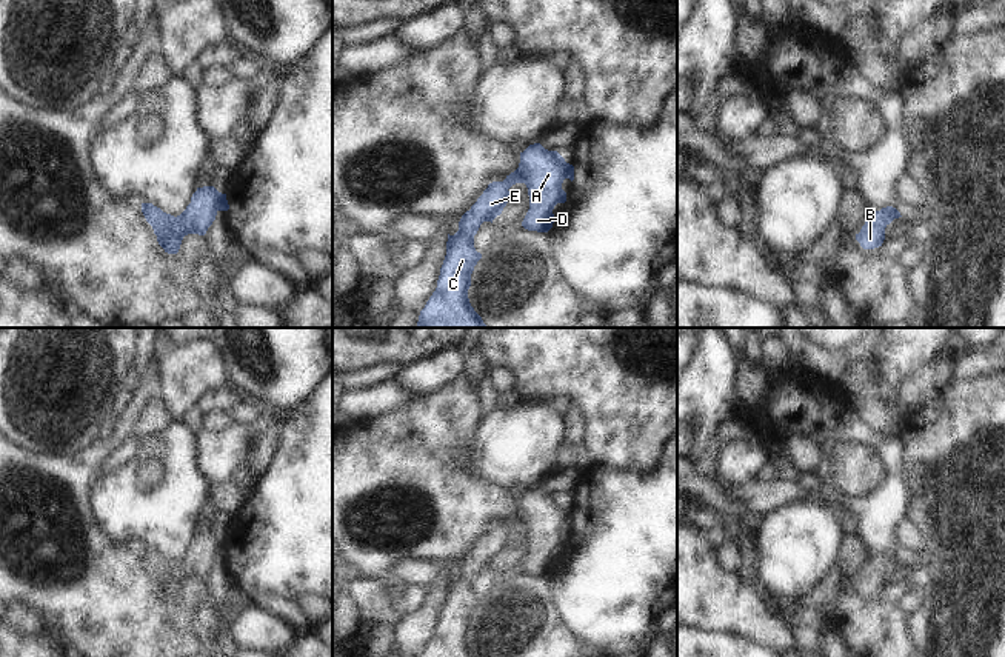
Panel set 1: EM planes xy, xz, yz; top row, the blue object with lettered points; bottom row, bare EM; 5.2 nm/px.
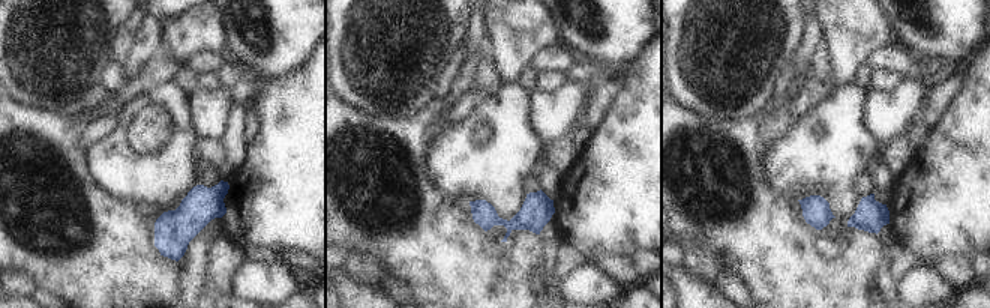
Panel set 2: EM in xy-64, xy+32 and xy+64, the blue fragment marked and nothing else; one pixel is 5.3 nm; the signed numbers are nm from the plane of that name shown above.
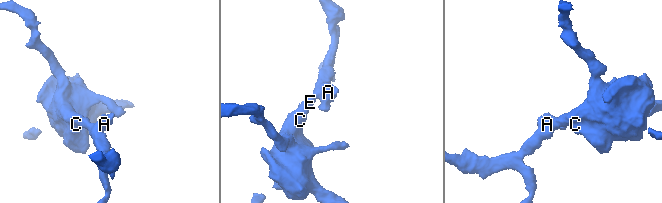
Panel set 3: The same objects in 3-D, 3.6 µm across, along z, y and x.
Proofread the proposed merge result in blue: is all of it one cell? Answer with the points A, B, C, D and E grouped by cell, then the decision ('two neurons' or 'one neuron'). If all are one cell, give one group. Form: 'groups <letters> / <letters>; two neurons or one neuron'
groups A B C D E; one neuron

